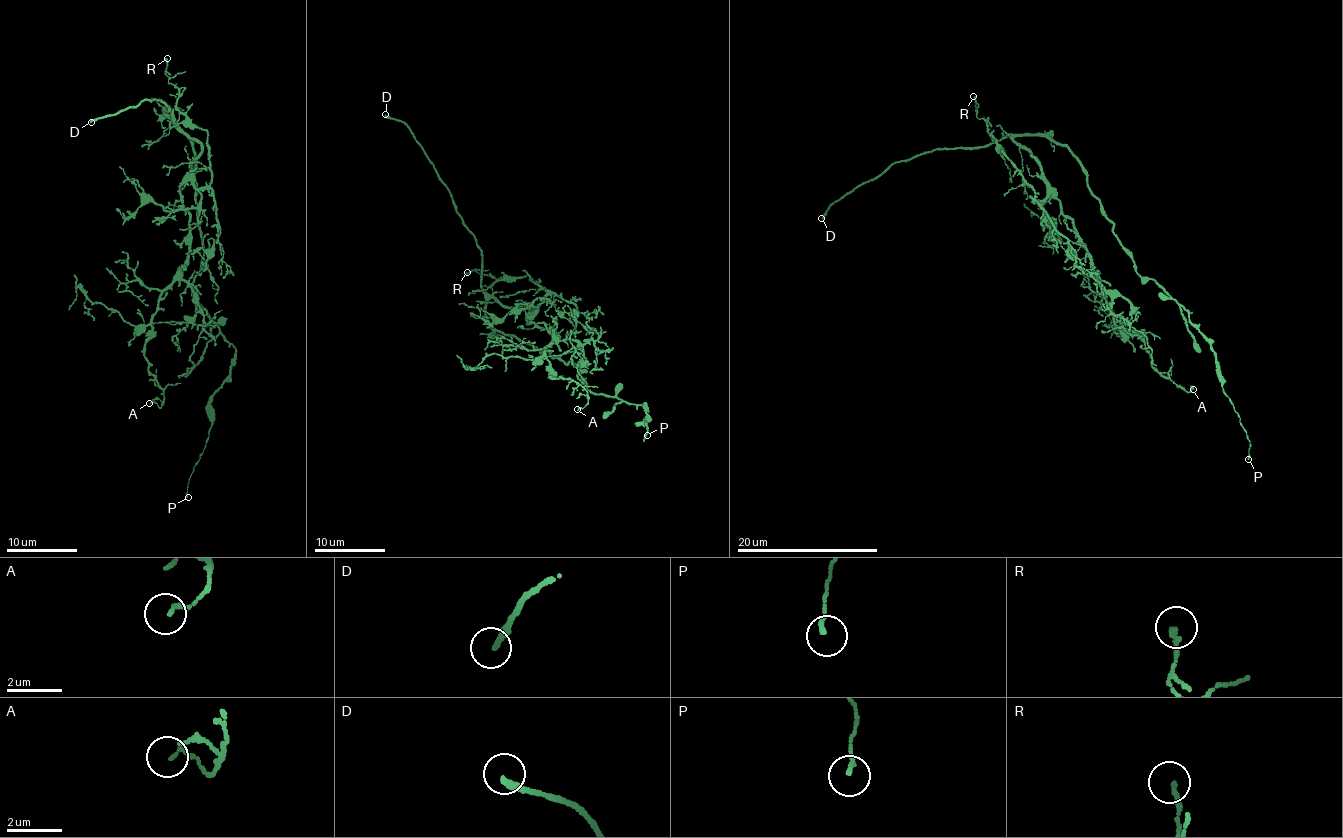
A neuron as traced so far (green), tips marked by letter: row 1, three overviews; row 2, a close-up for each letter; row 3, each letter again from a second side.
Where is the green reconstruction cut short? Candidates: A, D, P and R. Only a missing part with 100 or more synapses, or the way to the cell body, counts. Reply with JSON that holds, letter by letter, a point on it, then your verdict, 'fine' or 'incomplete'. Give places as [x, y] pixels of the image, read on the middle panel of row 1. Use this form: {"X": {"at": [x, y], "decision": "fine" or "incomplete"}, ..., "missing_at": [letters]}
{"A": {"at": [577, 409], "decision": "fine"}, "D": {"at": [385, 114], "decision": "incomplete"}, "P": {"at": [647, 435], "decision": "fine"}, "R": {"at": [467, 272], "decision": "fine"}, "missing_at": ["D"]}

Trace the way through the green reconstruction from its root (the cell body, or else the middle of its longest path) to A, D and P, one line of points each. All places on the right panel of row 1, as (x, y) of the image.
A: (1056, 143), (1013, 140), (1039, 159), (1074, 220), (1115, 323), (1142, 339), (1156, 370), (1193, 389)
D: (1056, 143), (1038, 134), (1006, 134), (984, 146), (916, 154), (895, 161), (851, 190), (821, 218)
P: (1056, 143), (1077, 159), (1133, 268), (1186, 309), (1206, 338), (1223, 392), (1250, 442), (1248, 459)

